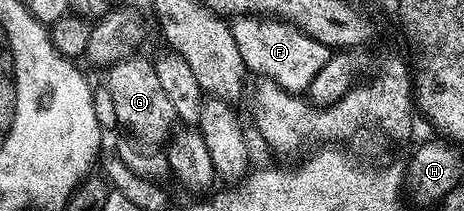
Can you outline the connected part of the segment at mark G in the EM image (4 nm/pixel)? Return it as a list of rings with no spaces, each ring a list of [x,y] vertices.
[[[133,57],[110,68],[107,89],[118,121],[143,142],[140,144],[161,147],[172,138],[179,120],[173,101],[157,76],[154,62],[139,58]]]

